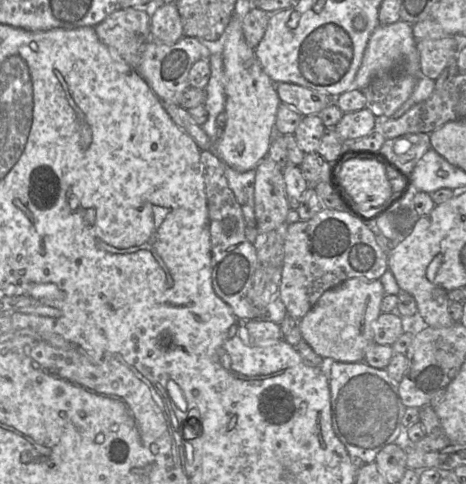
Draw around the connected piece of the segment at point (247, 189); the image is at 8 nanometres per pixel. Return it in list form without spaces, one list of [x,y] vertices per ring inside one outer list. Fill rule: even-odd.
[[[225,164],[225,176],[238,201],[248,227],[256,227],[254,213],[255,169],[240,172]]]

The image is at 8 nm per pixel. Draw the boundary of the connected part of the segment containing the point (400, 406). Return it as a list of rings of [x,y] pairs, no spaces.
[[[328,360],[327,372],[331,395],[332,424],[338,439],[343,443],[349,455],[360,465],[375,462],[377,454],[386,446],[395,442],[406,442],[402,420],[407,407],[399,394],[399,382],[392,379],[386,369],[371,367],[366,362],[345,363]]]

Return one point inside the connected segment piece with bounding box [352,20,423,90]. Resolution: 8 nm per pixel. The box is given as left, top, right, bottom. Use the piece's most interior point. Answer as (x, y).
(391, 48)

